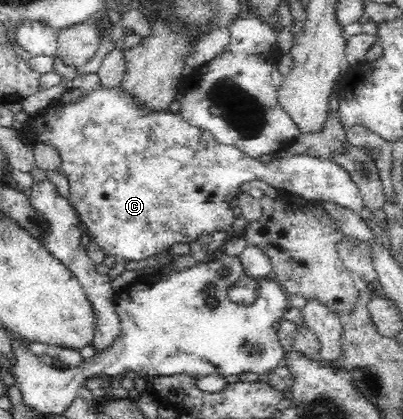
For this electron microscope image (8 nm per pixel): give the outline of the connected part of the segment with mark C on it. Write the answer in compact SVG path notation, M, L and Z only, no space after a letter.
M98 73L77 75L68 87L83 89L85 98L67 106L60 106L57 102L49 105L29 116L21 126L21 132L29 142L37 139L57 145L69 181L69 199L86 228L85 232L106 256L113 256L119 263L155 256L176 243L191 244L203 234L229 231L234 218L226 206L239 187L251 180L264 180L273 188L291 191L306 199L333 200L355 212L363 210L358 186L350 179L349 173L329 159L295 155L263 162L236 146L221 144L209 131L193 126L180 113L165 110L146 114L120 86L100 88L98 84Z

